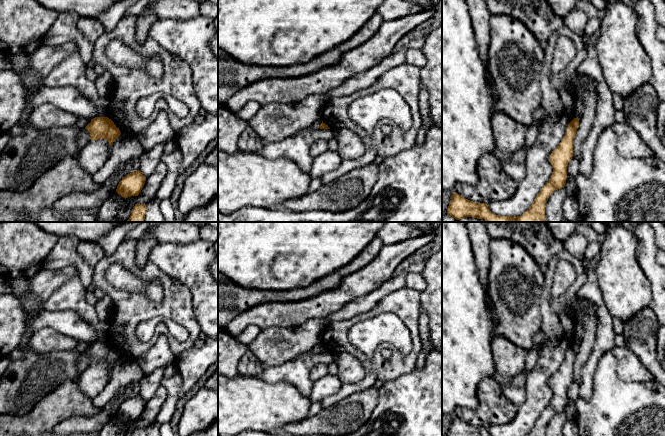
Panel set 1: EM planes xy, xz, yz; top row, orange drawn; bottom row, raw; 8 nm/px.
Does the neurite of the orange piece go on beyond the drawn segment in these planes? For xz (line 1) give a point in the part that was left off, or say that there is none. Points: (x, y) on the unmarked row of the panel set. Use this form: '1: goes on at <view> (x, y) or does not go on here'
1: does not go on here

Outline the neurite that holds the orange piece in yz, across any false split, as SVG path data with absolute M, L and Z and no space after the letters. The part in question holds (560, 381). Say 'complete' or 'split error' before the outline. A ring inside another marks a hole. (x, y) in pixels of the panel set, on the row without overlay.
complete; M577 342L568 348L563 363L549 381L549 386L553 392L552 400L526 436L545 436L545 428L549 420L554 415L564 412L567 403L567 390L573 381L574 363L578 351L579 343Z

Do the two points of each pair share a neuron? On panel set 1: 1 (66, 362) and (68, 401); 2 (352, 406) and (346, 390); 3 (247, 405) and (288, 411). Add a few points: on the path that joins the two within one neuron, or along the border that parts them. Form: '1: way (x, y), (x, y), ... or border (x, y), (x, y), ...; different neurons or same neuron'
1: border (78, 358), (78, 374), (61, 382), (48, 393); different neurons
2: border (370, 387), (362, 391), (356, 391), (328, 407); different neurons
3: way (257, 405), (278, 406); same neuron

